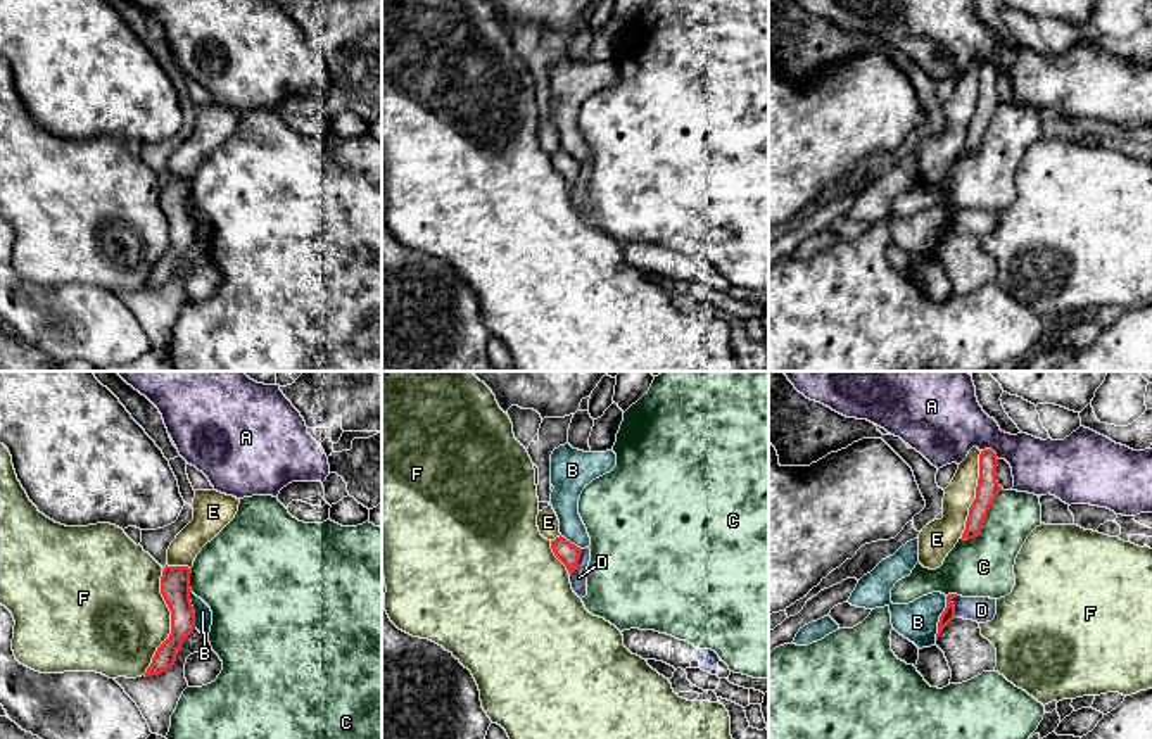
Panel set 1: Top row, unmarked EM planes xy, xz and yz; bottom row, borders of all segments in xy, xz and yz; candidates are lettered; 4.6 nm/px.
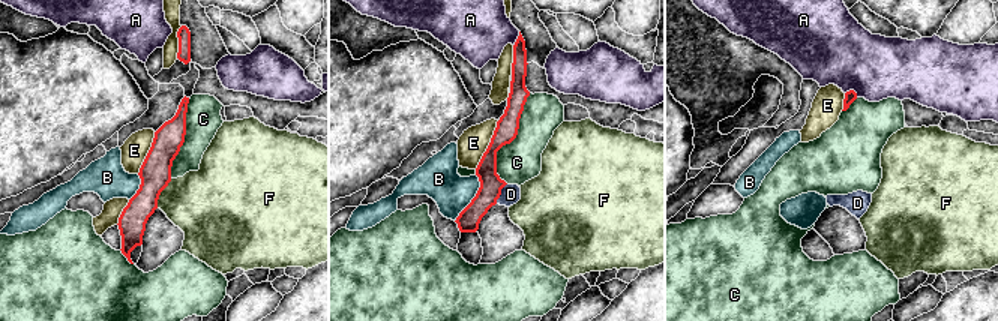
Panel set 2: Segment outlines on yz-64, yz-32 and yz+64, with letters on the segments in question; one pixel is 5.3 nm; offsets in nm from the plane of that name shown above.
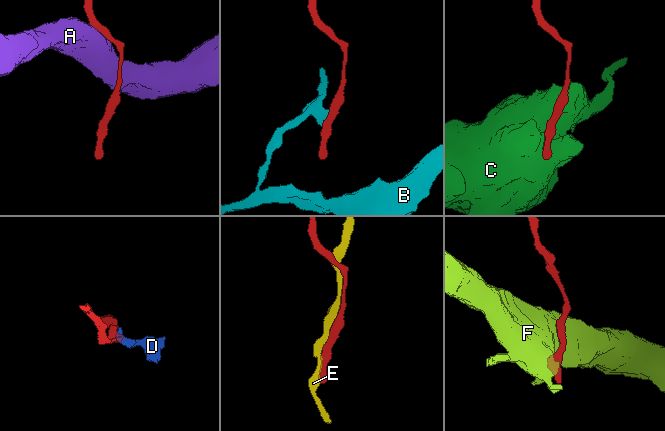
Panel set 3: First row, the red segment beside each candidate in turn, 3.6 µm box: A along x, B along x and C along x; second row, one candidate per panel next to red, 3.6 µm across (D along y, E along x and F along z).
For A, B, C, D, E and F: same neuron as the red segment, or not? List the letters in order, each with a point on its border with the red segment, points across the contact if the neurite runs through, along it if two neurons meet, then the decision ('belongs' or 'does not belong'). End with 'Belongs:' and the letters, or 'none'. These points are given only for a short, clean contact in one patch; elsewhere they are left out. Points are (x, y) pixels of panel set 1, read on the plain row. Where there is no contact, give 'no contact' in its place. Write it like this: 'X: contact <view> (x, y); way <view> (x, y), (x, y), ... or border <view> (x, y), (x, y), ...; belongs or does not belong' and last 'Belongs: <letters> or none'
A: contact yz (990, 63); does not belong
B: contact yz (940, 232); border yz (947, 209), (947, 220), (940, 230), (935, 252); does not belong
C: contact yz (983, 133); does not belong
D: contact xz (577, 176); border xz (582, 163), (577, 182), (570, 189); does not belong
E: contact yz (976, 107); does not belong
F: contact xy (171, 235); does not belong
Belongs: none

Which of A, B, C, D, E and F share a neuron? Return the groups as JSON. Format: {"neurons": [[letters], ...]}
{"neurons": [["A"], ["B", "D"], ["C"], ["E"], ["F"]]}

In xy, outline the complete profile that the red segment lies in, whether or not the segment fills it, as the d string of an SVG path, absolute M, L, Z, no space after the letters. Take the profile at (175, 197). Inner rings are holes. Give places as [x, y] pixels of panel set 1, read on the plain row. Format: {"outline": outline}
{"outline": "M164 180L161 190L161 207L171 224L171 247L157 261L145 290L159 288L174 278L183 254L195 242L195 224L190 214L190 186L188 180Z"}

